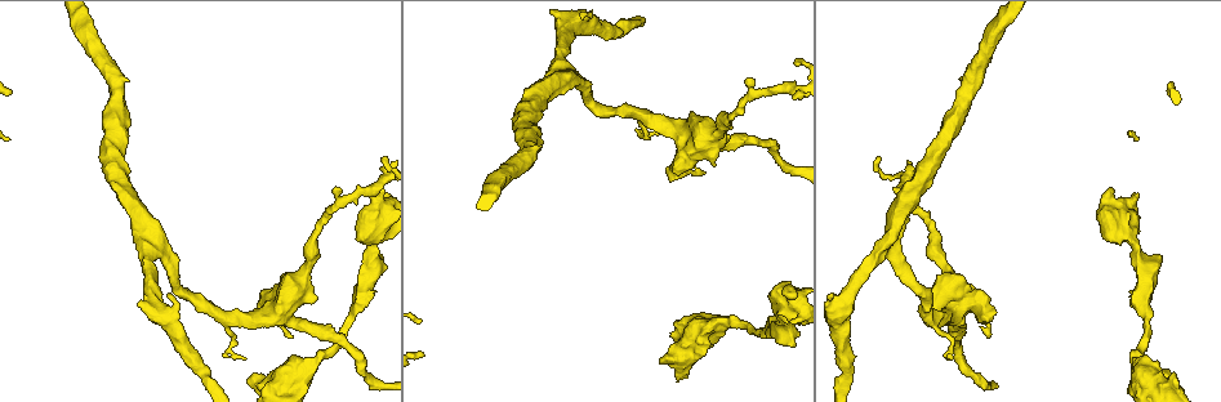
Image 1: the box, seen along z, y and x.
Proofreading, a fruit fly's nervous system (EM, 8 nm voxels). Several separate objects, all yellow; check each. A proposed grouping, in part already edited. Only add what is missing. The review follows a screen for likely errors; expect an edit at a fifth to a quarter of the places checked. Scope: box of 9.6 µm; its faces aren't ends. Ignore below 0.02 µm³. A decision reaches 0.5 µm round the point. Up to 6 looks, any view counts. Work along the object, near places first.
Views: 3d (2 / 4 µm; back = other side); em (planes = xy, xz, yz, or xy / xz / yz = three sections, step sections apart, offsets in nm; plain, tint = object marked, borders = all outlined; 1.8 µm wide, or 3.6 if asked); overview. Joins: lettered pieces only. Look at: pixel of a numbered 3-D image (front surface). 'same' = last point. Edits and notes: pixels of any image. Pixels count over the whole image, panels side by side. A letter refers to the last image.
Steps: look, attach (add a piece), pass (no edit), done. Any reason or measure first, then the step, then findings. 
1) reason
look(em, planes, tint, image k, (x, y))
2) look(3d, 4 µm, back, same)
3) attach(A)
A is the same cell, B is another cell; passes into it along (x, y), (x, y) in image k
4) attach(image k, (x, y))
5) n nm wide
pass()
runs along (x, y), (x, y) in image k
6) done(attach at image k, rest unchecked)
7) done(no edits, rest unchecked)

an open end
look(em, 3.6 µm, yz, step 8, plain, image 1, (1174, 375))

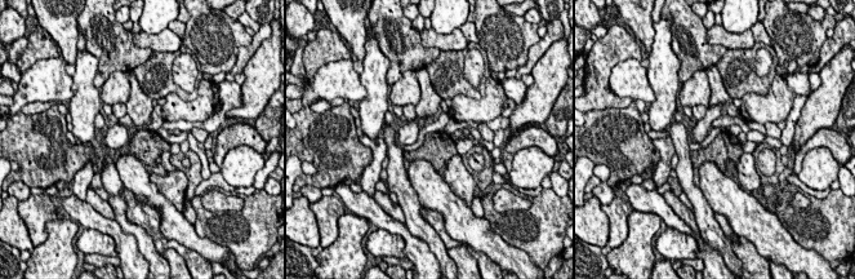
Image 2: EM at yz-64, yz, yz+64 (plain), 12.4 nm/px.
look(em, 3.6 µm, yz, step 8, borders, same)

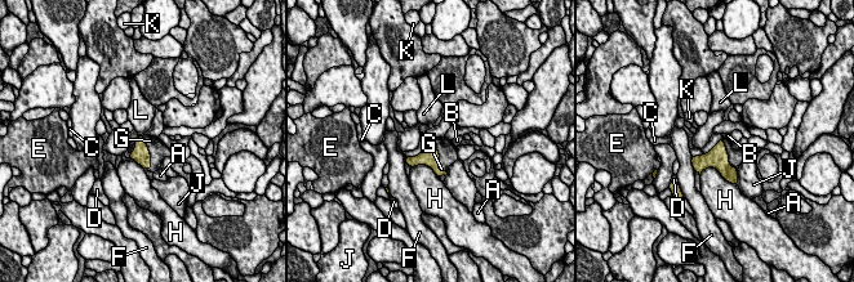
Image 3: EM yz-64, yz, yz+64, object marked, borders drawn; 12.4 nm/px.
attach(G)
G is the same cell, A, B, C, D, E, F, H, J, K and L are other cells; passes into it along (430, 157), (439, 157), (448, 152) in image 3; it goes on there

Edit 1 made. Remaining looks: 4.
see it whole again
look(overview)

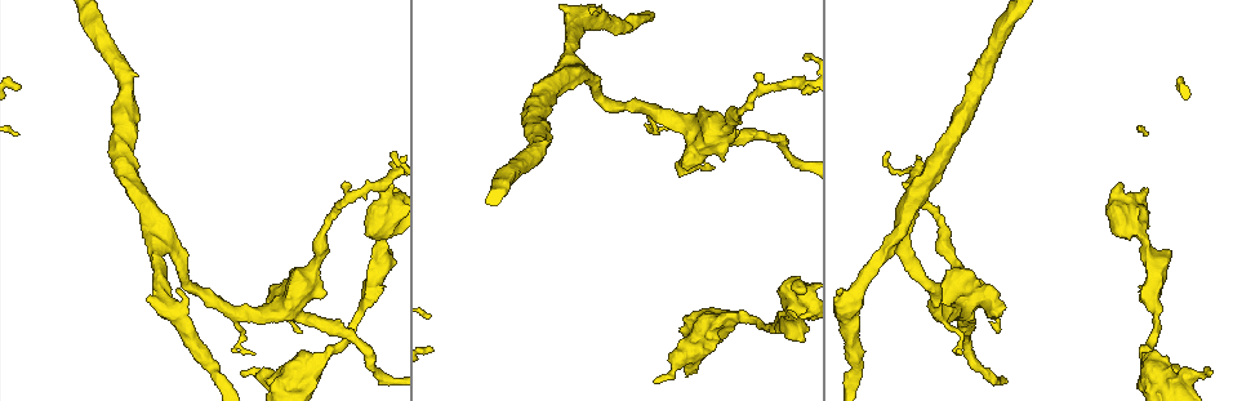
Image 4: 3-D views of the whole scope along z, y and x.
free end
look(3d, 4 µm, image 4, (299, 329))

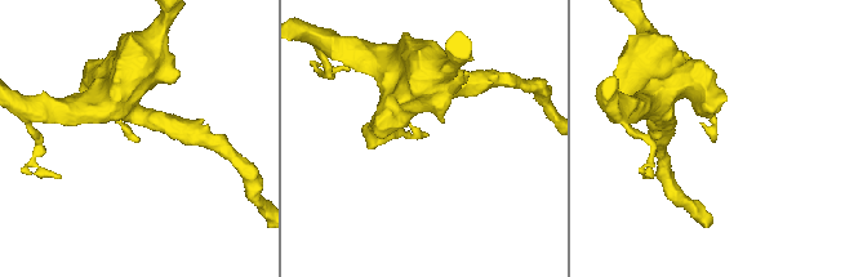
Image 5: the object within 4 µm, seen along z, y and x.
look(em, xy, step 16, borders, image 5, (425, 137))

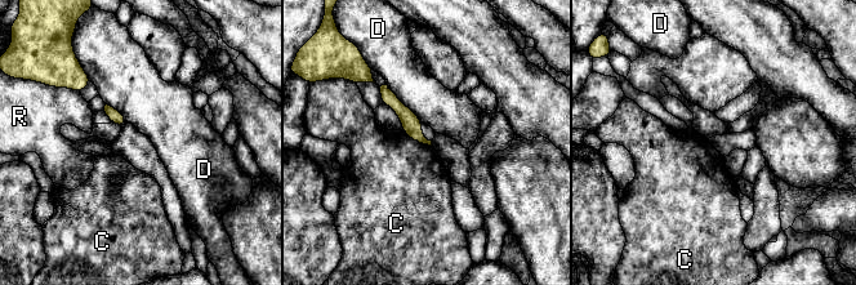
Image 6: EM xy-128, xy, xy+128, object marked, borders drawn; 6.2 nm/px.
pass()
C, D and R are other cells; border along (402, 129), (413, 139), (431, 146) in image 6; no lettered piece goes on from it

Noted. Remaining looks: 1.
stops while still wide
look(em, planes, borders, image 4, (1147, 190))

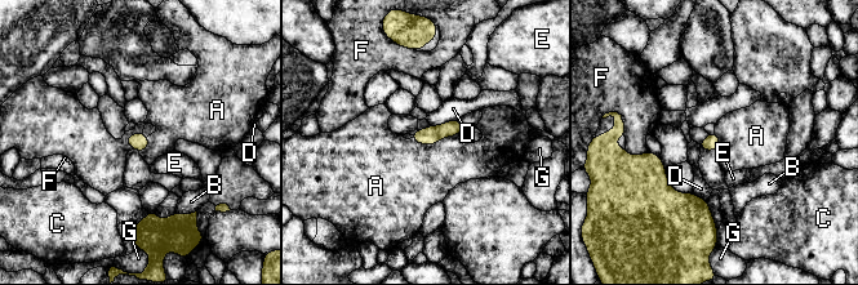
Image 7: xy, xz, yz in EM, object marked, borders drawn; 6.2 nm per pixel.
pass()
A, B, C, D, E, F and G are other cells; border along (458, 134), (432, 145), (410, 138) in image 7; no lettered piece goes on from it

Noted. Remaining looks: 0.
done(attach at image 3, rest unchecked)

